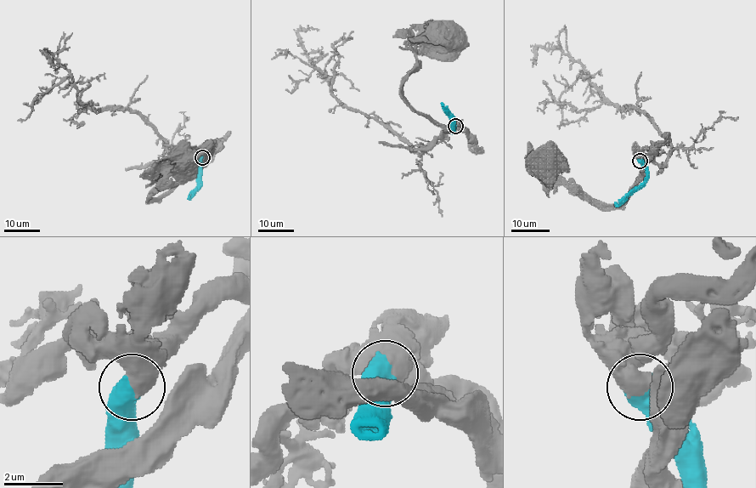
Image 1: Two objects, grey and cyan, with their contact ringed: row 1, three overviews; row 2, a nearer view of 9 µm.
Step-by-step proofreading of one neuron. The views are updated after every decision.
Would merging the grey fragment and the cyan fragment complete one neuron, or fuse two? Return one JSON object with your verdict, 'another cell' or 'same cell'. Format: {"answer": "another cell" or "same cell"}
{"answer": "same cell"}

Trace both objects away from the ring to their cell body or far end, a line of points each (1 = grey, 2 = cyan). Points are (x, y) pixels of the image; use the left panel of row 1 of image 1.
1: (202, 157), (217, 148), (160, 197), (149, 197), (163, 181), (167, 165), (187, 152), (190, 156)
2: (202, 157), (200, 188), (190, 198), (188, 195)

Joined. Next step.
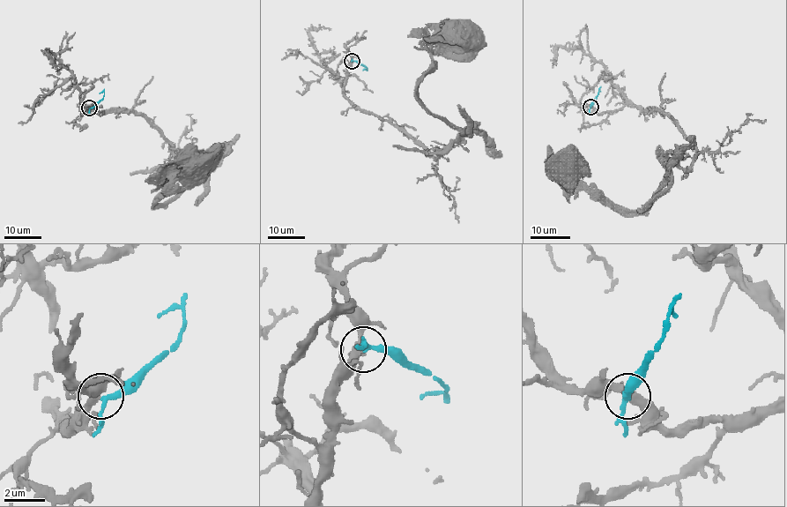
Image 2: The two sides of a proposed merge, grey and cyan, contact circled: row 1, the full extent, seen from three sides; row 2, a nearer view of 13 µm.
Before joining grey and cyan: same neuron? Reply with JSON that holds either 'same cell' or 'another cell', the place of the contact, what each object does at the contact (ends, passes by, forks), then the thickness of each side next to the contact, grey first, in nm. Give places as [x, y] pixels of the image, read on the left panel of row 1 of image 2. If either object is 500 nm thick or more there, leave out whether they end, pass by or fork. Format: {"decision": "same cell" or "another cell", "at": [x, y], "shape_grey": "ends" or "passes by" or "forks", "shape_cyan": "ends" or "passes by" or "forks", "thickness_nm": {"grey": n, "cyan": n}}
{"decision": "same cell", "at": [89, 108], "shape_grey": "passes by", "shape_cyan": "passes by", "thickness_nm": {"grey": 360, "cyan": 200}}

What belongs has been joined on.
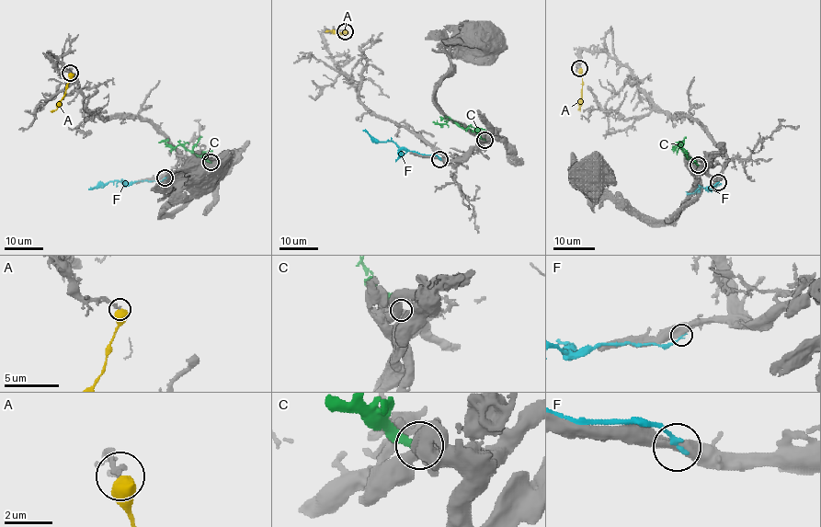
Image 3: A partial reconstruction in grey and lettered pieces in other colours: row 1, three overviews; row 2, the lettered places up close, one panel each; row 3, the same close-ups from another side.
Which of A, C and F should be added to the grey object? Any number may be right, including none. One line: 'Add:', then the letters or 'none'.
Add: C

